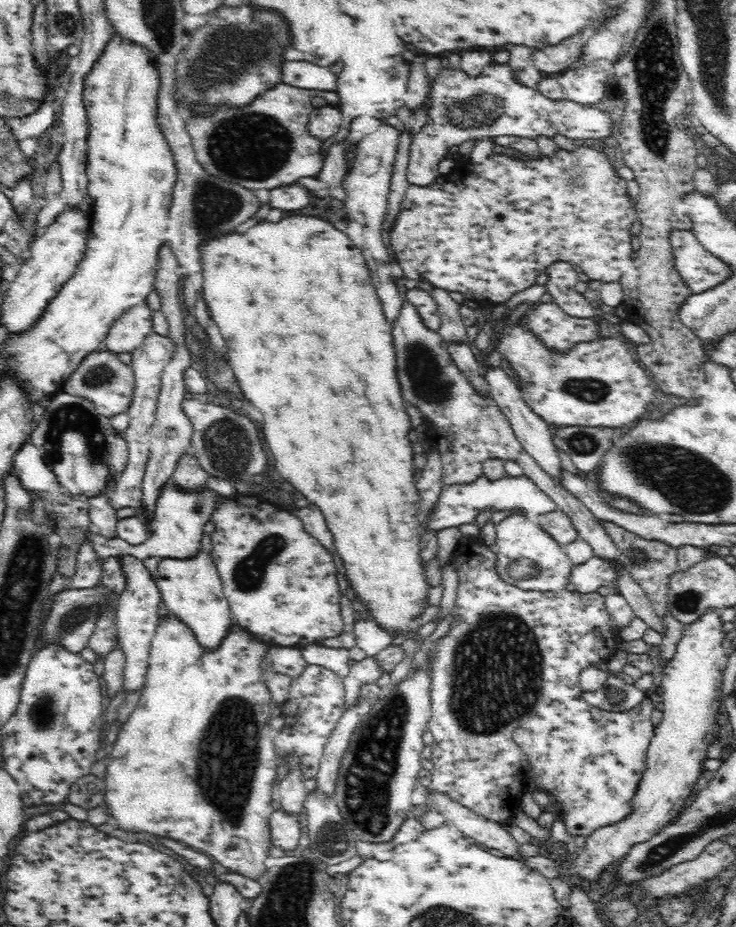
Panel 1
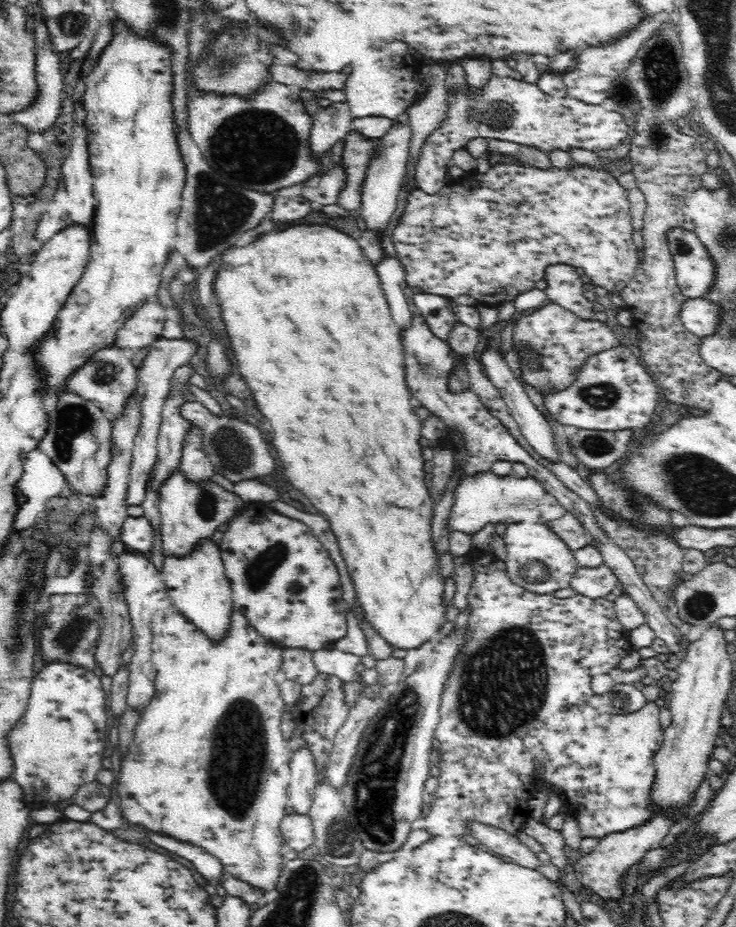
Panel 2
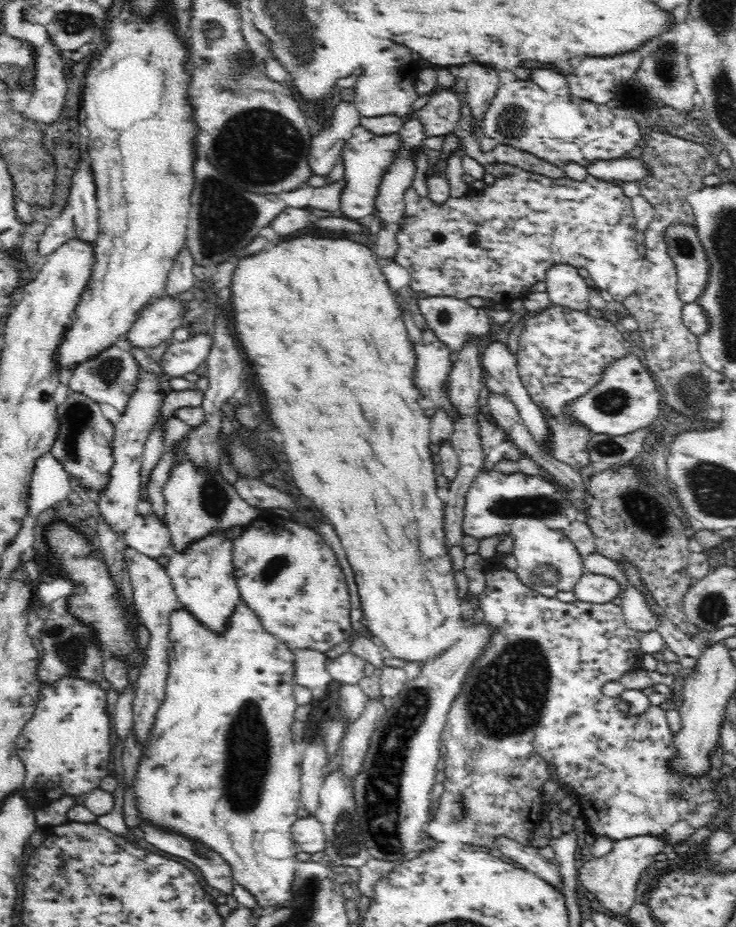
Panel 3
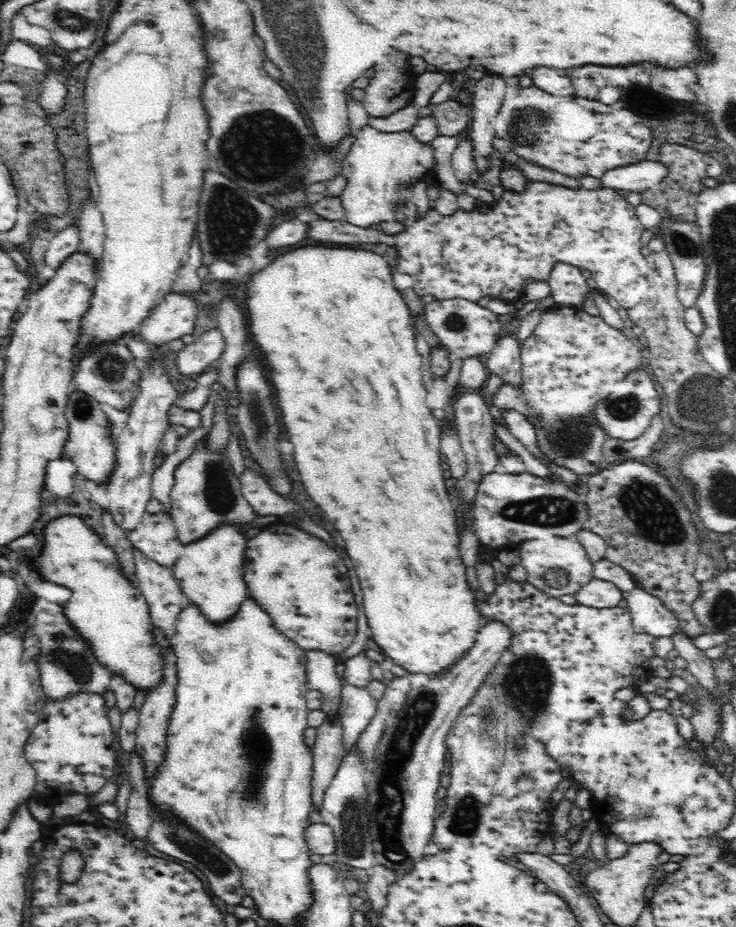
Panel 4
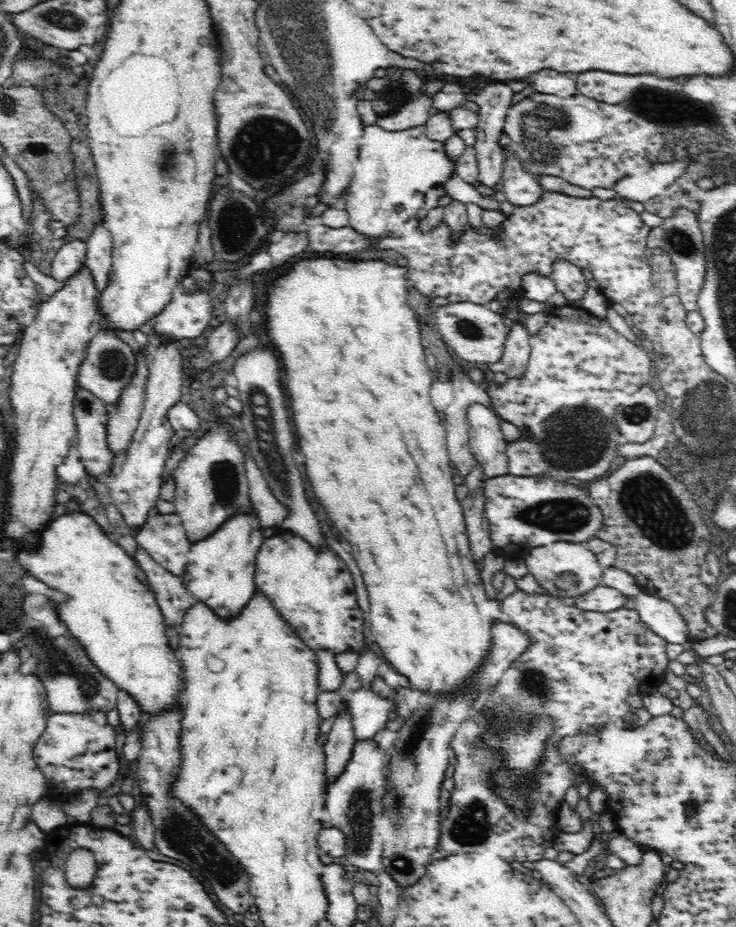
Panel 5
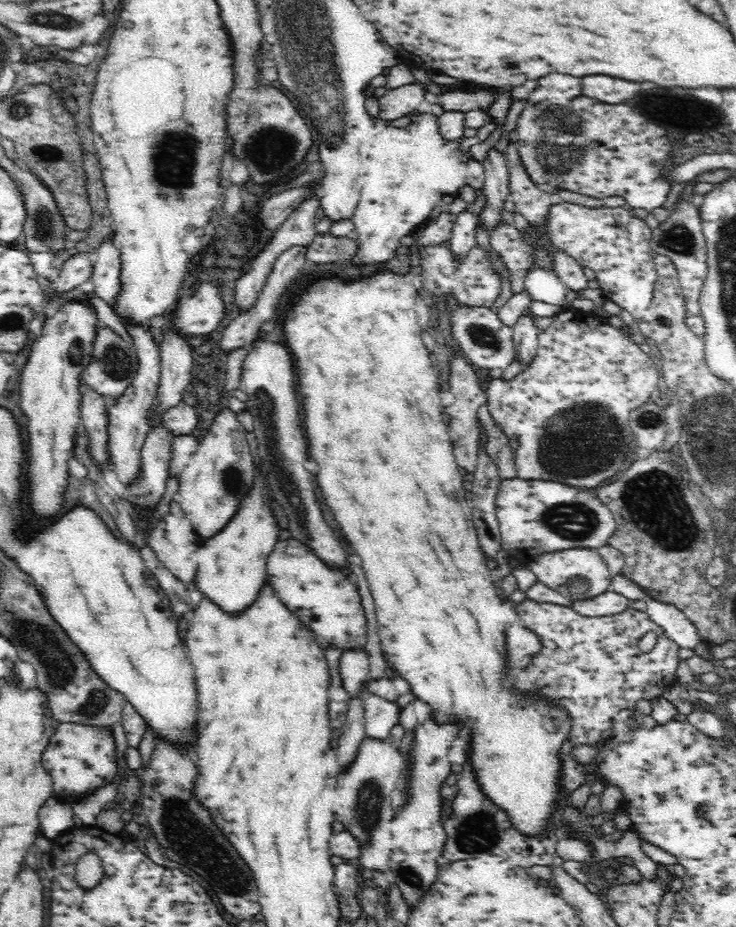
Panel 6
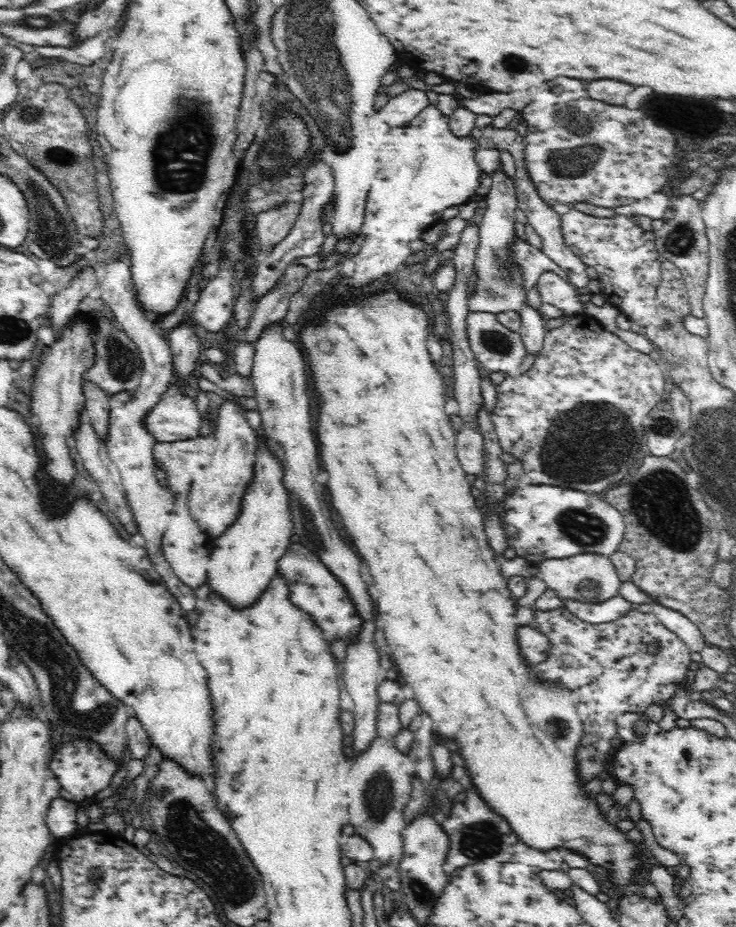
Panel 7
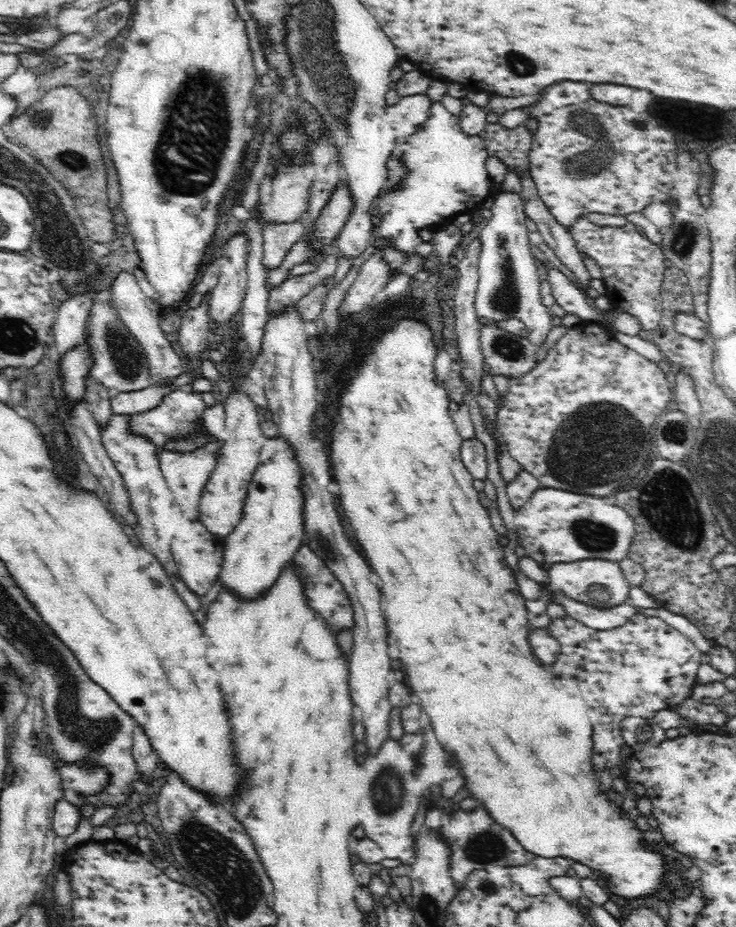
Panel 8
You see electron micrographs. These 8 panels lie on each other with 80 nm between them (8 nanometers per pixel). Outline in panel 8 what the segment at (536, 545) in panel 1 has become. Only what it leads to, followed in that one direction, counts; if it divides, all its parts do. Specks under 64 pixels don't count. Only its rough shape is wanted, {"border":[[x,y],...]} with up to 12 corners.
{"border":[[619,563],[547,565],[554,593],[608,610],[631,604]]}

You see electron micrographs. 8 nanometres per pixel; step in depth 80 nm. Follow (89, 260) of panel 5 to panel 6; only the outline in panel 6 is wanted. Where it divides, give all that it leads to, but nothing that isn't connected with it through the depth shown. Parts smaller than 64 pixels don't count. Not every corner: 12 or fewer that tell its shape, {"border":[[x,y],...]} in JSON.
{"border":[[120,249],[93,252],[95,294],[115,310],[121,293]]}

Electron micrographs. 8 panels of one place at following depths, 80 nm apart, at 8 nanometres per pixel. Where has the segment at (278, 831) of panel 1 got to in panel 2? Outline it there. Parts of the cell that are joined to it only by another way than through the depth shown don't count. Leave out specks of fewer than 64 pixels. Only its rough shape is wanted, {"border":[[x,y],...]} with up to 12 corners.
{"border":[[286,815],[279,824],[286,846],[317,846],[309,815]]}

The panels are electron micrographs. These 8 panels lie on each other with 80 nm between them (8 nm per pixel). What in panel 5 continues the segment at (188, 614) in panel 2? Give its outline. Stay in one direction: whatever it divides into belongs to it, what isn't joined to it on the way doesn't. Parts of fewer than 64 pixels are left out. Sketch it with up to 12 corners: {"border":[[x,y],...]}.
{"border":[[257,510],[189,550],[183,582],[222,618],[257,590]]}

